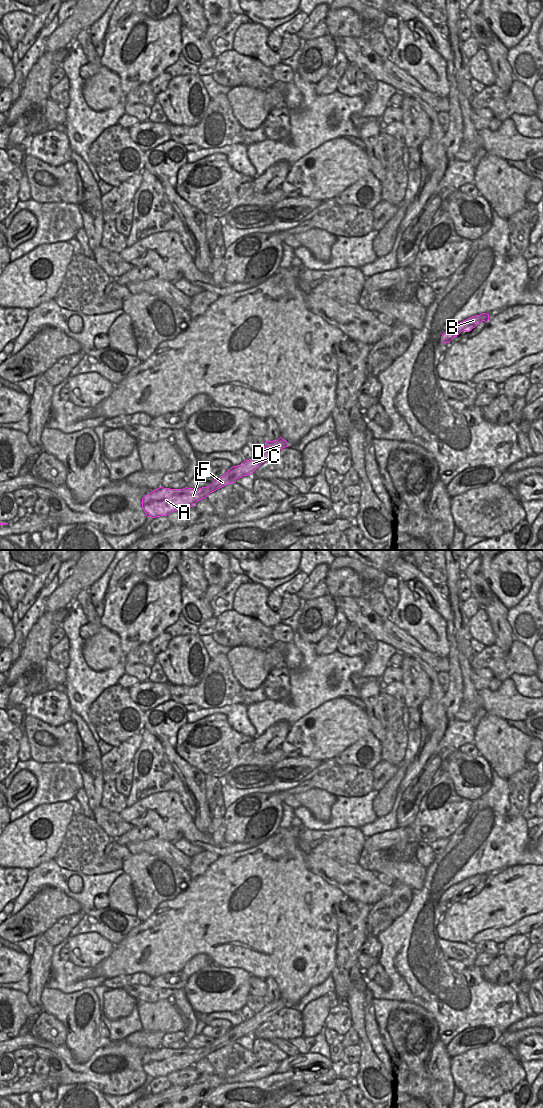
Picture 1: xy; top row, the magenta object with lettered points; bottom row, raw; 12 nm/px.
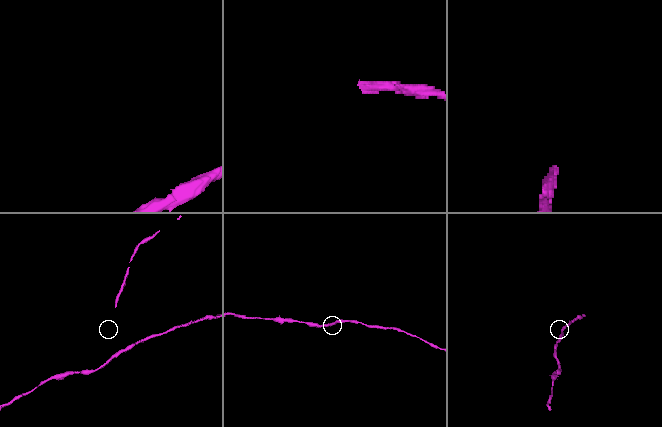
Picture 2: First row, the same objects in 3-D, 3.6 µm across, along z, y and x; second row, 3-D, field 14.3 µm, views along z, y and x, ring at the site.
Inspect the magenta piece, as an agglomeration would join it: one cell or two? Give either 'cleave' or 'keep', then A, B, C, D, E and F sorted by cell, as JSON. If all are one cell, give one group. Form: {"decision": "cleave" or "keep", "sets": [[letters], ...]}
{"decision": "keep", "sets": [["A", "B", "C", "D", "E", "F"]]}

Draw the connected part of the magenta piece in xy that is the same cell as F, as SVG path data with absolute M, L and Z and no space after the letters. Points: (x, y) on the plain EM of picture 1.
M280 997L278 1000L266 1001L261 1012L237 1026L231 1027L223 1036L214 1039L207 1047L193 1049L170 1049L159 1047L142 1058L142 1068L147 1077L167 1076L174 1071L193 1067L210 1053L235 1043L237 1039L252 1033L279 1010L288 1007L288 1002Z

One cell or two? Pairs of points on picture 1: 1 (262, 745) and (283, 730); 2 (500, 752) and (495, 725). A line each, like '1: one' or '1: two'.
1: one
2: one

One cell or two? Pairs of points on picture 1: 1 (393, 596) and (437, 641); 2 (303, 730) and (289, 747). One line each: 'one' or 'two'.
1: two
2: one

